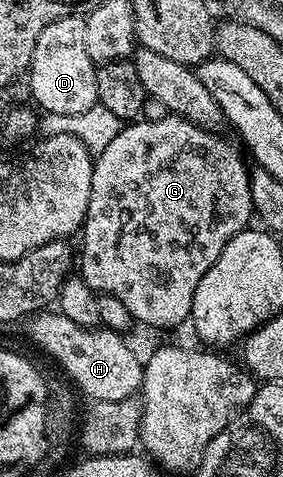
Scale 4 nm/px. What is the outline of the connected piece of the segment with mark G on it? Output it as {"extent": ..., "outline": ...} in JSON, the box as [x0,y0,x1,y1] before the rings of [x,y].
{"extent":[78,114,253,328],"outline":[[[160,114],[157,120],[144,120],[145,118],[137,119],[135,122],[128,122],[123,125],[118,134],[118,138],[114,138],[114,142],[110,142],[110,146],[106,146],[106,150],[102,150],[95,157],[92,166],[92,177],[90,178],[90,206],[86,210],[86,218],[84,219],[84,227],[82,229],[82,237],[84,236],[84,245],[78,248],[78,274],[86,282],[86,286],[90,286],[92,291],[97,294],[113,296],[118,298],[118,302],[124,303],[126,310],[130,310],[133,321],[144,324],[149,324],[152,328],[176,328],[180,323],[187,321],[192,315],[192,303],[194,302],[194,290],[198,290],[198,282],[202,282],[202,274],[206,274],[206,270],[210,270],[210,266],[214,266],[214,262],[218,258],[218,254],[222,254],[222,250],[226,246],[226,242],[230,242],[230,238],[234,238],[239,232],[245,231],[249,227],[248,219],[253,219],[252,211],[252,185],[250,183],[250,168],[249,165],[244,165],[245,153],[242,151],[239,143],[231,144],[228,140],[223,140],[222,137],[216,136],[215,131],[207,128],[200,128],[194,122],[190,122],[181,116],[171,114]]]}

